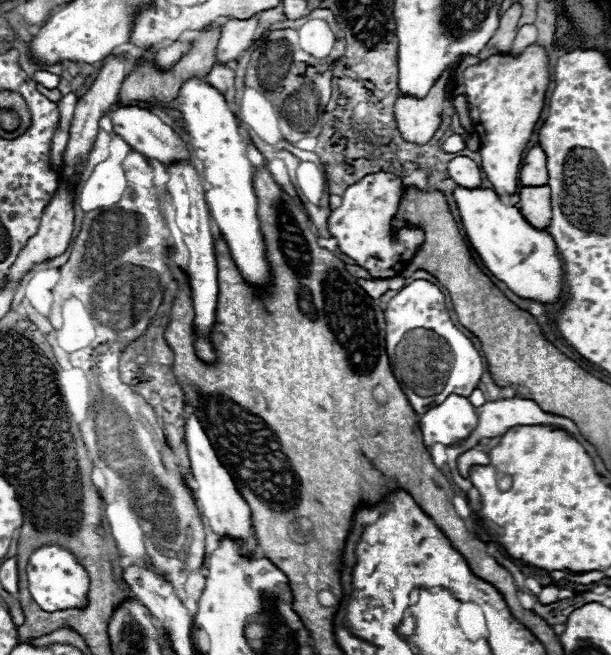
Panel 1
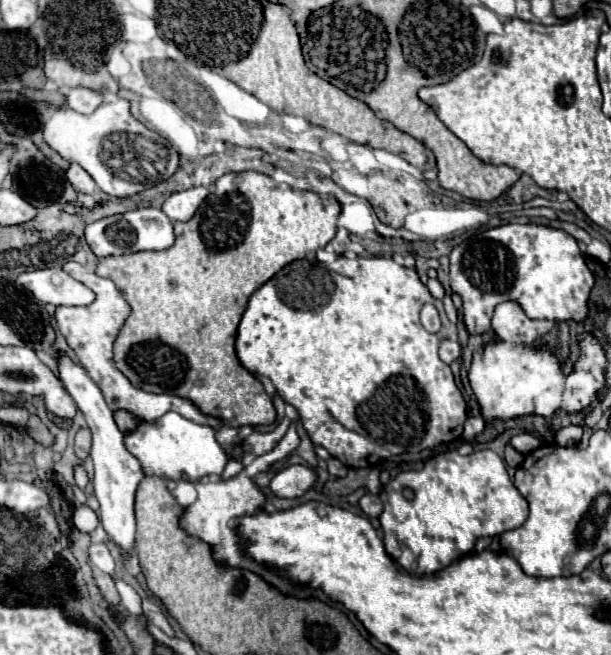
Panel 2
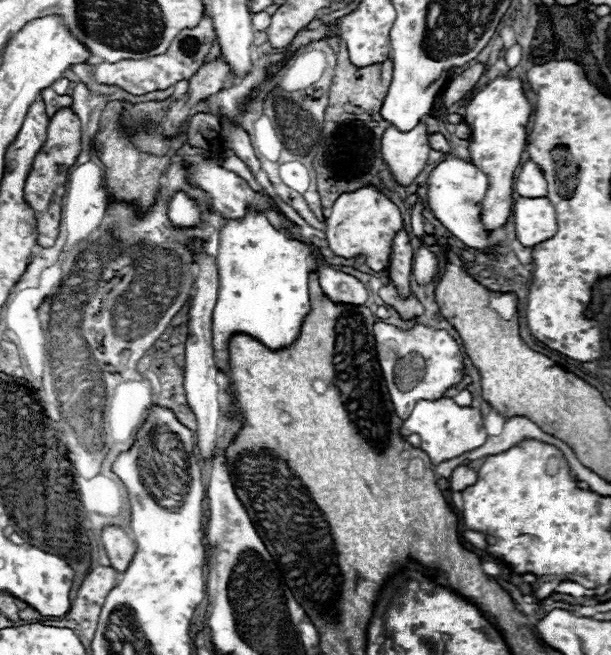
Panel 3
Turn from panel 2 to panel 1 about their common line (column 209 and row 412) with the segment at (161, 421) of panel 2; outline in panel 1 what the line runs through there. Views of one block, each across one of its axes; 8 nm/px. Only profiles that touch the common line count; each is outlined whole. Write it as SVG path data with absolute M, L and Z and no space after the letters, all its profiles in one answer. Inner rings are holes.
M450 394L442 404L430 408L424 416L420 416L418 428L424 438L424 446L430 450L434 442L444 446L454 446L466 440L478 424L476 408L468 402L468 398Z

